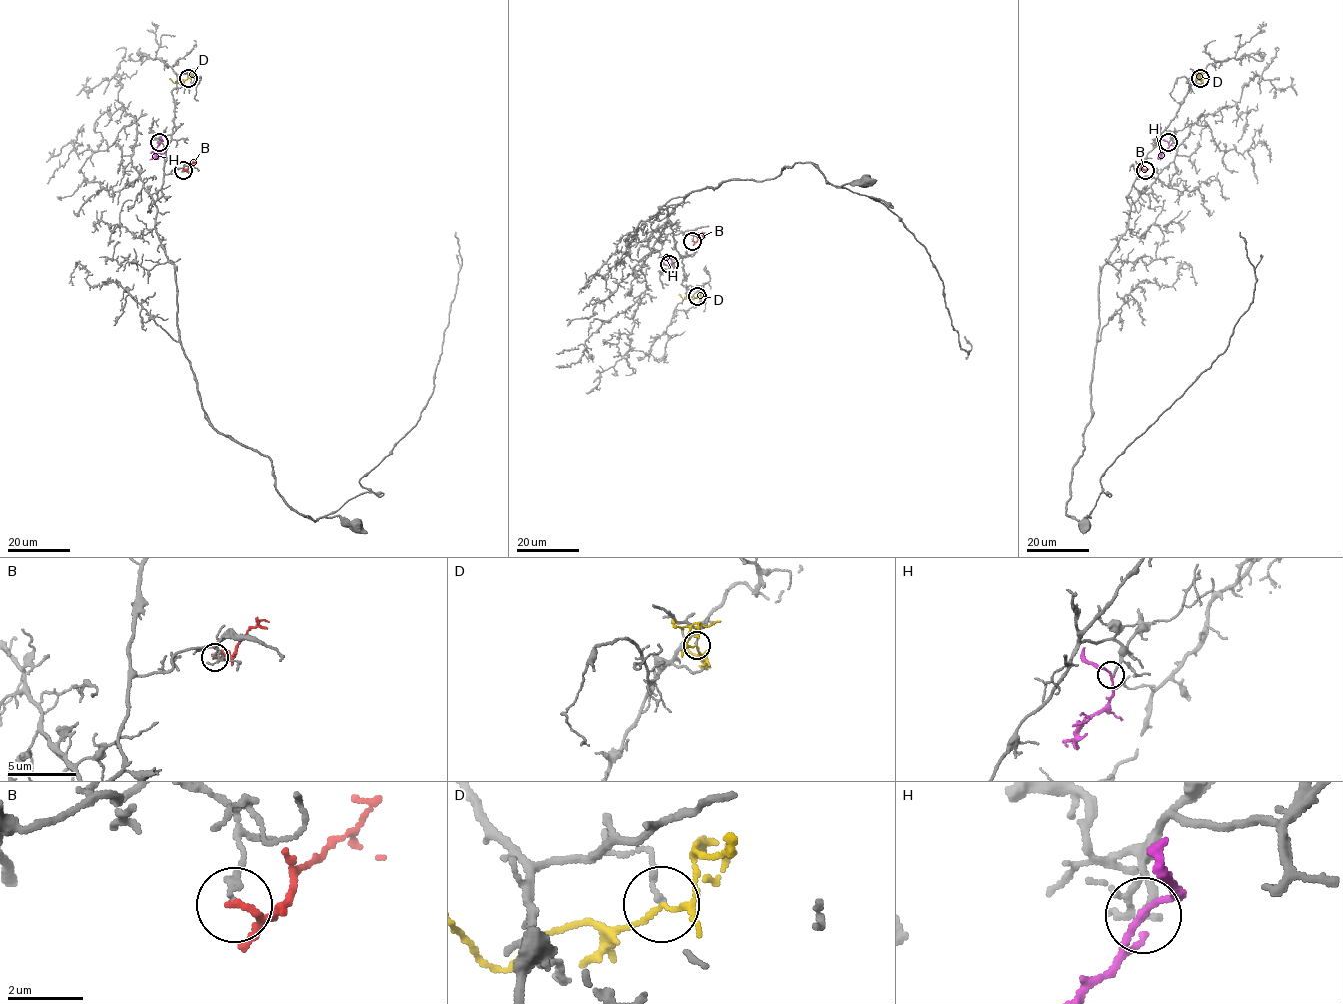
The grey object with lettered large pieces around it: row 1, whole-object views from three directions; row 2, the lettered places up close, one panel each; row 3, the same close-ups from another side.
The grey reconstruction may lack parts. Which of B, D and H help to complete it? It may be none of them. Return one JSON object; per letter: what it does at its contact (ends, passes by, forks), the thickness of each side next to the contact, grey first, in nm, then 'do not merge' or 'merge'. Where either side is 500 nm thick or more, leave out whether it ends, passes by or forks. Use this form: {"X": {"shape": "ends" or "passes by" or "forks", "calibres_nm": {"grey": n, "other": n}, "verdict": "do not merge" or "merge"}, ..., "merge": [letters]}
{"B": {"shape": "passes by", "calibres_nm": {"grey": 150, "other": 150}, "verdict": "do not merge"}, "D": {"shape": "forks", "calibres_nm": {"grey": 140, "other": 90}, "verdict": "do not merge"}, "H": {"shape": "passes by", "calibres_nm": {"grey": 170, "other": 150}, "verdict": "merge"}, "merge": ["H"]}

